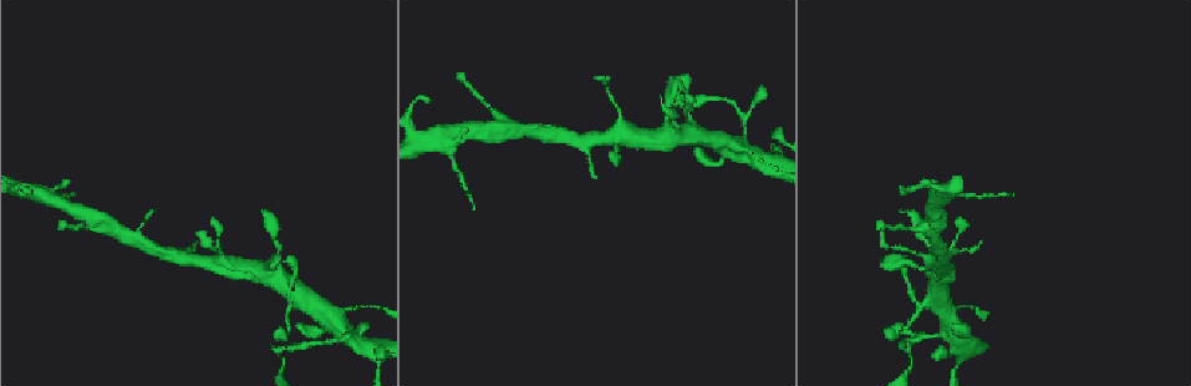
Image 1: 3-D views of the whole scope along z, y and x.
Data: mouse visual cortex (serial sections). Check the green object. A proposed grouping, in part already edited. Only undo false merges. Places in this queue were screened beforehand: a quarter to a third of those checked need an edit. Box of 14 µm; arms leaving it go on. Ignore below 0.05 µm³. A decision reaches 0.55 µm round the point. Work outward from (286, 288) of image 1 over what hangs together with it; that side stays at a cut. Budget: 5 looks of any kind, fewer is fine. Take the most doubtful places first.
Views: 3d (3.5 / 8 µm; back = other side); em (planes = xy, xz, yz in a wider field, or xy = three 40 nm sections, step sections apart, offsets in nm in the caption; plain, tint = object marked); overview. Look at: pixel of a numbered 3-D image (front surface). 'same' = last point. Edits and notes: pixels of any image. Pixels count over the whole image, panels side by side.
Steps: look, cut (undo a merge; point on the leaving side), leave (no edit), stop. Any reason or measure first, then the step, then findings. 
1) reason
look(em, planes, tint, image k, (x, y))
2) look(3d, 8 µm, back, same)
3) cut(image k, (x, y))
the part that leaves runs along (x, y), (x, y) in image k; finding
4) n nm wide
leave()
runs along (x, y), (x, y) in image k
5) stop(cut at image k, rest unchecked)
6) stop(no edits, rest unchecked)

a narrow waist
look(3d, 3.5 µm, image 1, (727, 148))

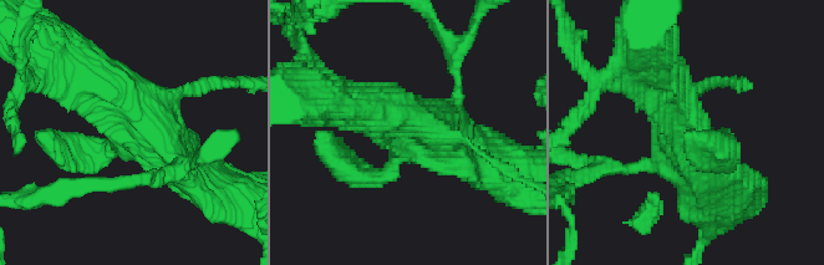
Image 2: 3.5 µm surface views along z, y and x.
look(em, xy, step 1, tint, image 2, (129, 139))

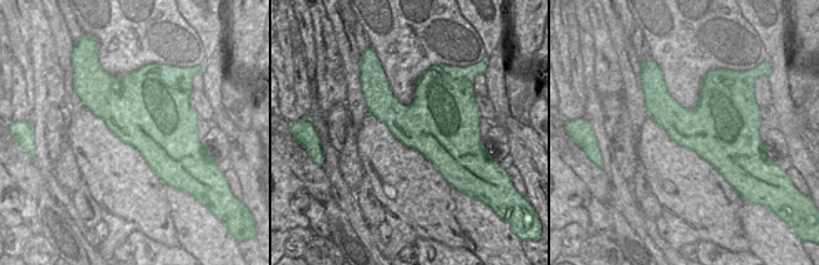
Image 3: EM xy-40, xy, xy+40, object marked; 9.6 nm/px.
600 nm wide
leave()
runs along (92, 77), (207, 184) in image 2; all the same cell

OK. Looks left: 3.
small branch off a trunk
look(3d, 3.5 µm, image 1, (943, 186))

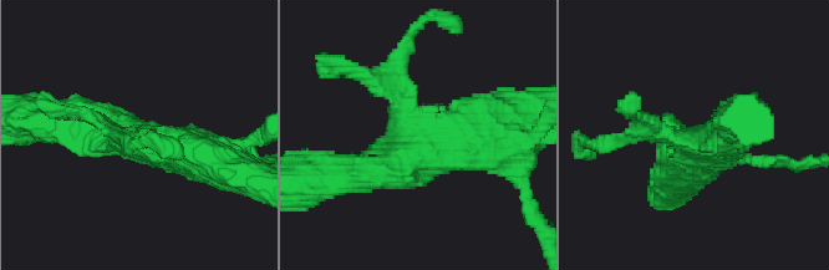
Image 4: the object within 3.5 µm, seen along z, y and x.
look(em, xy, step 1, tint, image 4, (690, 140))

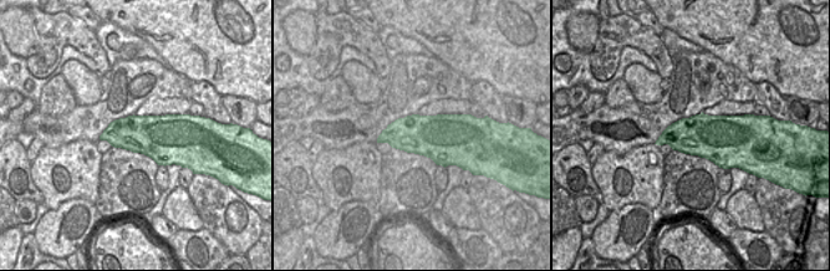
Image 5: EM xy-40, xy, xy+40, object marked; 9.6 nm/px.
arms of 200, 450, 600 nm
leave()
runs along (232, 167), (108, 133), (93, 110) in image 4; all the same cell

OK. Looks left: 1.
stop(no edits, rest unchecked)

